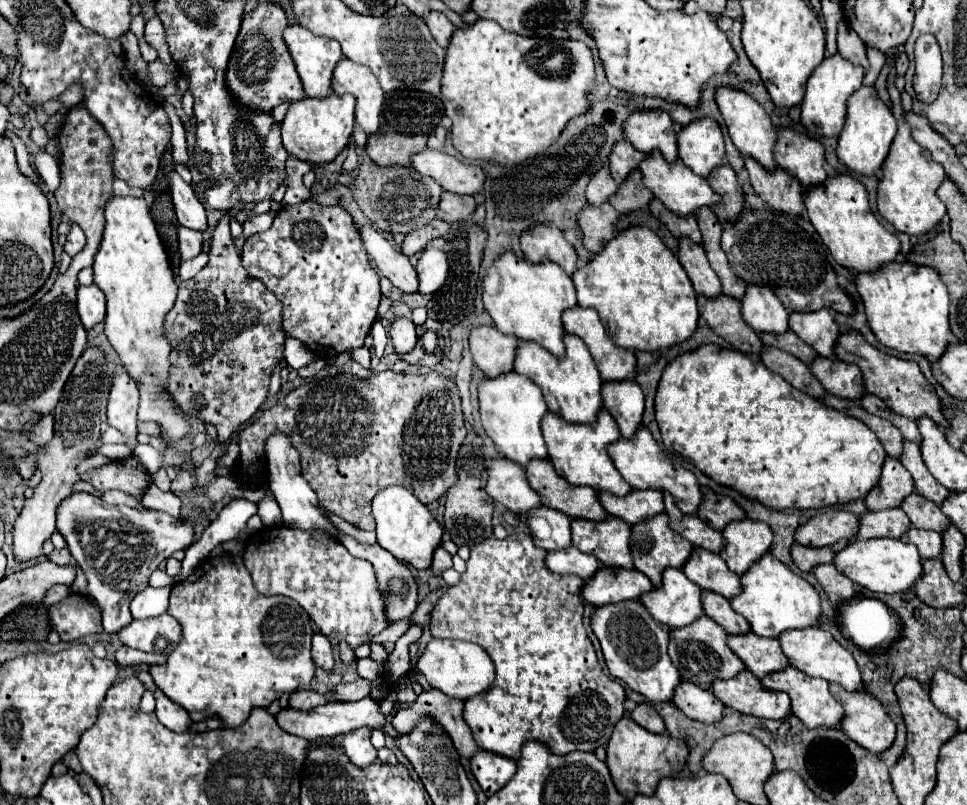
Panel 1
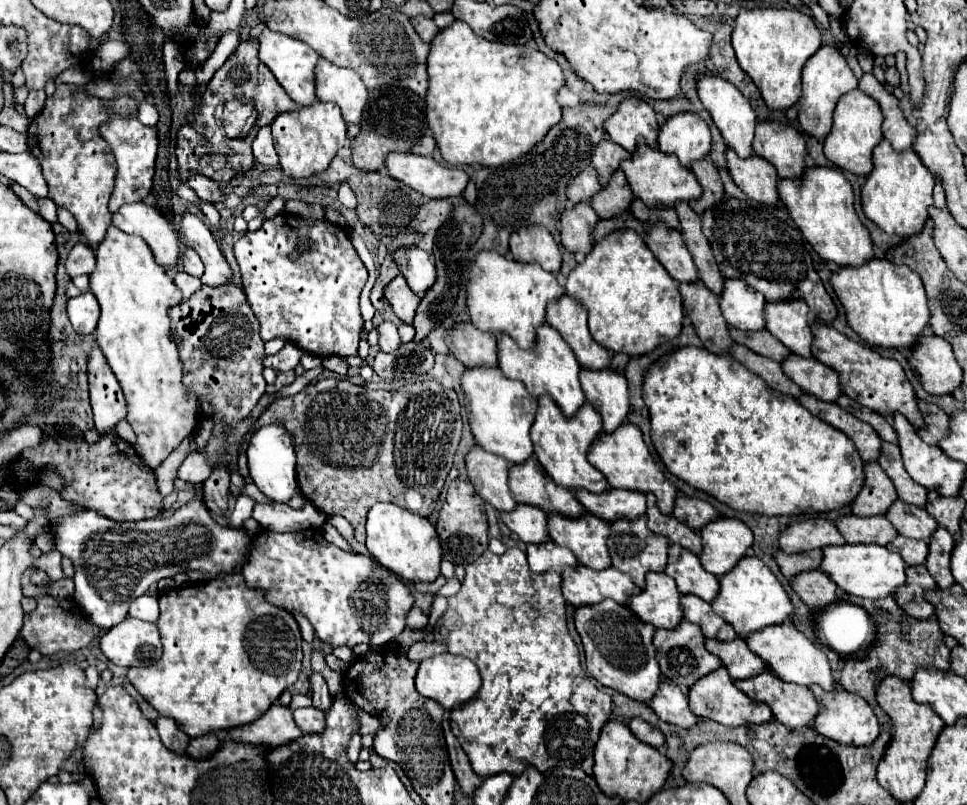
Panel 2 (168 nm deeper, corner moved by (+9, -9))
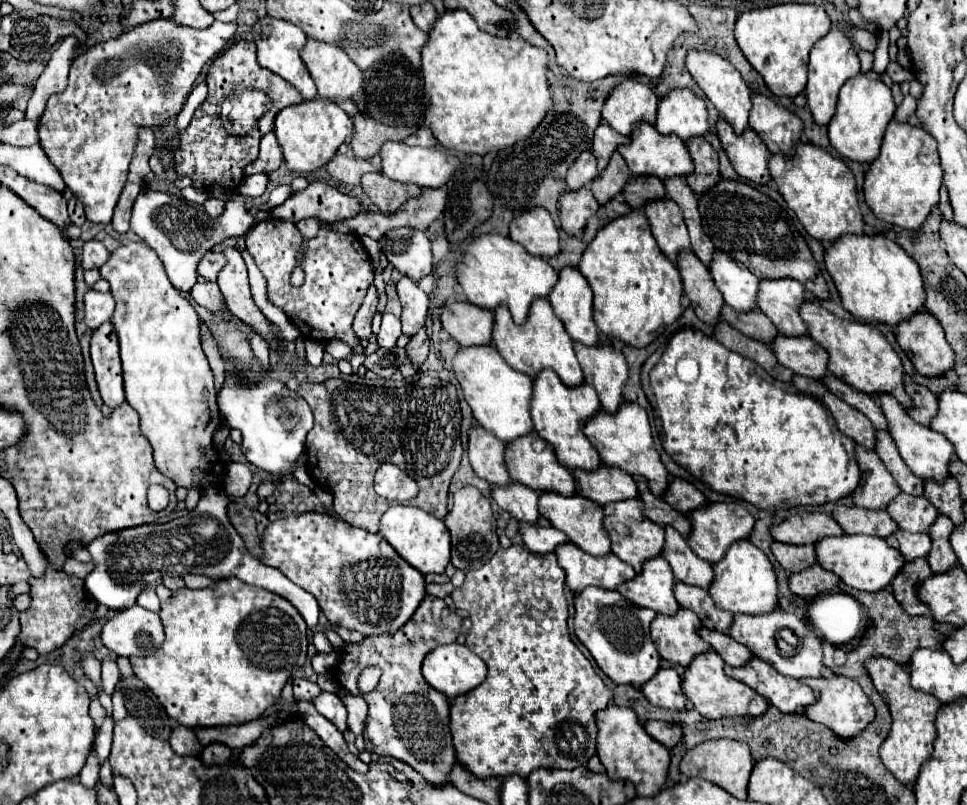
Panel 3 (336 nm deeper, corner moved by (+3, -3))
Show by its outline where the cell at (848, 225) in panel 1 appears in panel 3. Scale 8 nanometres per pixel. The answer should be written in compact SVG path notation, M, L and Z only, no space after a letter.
M797 143L795 157L773 155L769 161L769 171L779 187L779 193L811 237L823 243L835 243L843 235L863 235L865 223L859 211L855 177L843 161L831 157L827 151L815 145Z

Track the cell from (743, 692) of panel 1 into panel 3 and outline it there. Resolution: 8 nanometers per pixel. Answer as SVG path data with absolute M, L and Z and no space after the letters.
M707 651L695 657L693 663L685 669L683 693L693 703L693 707L707 719L721 719L721 717L735 717L735 715L753 715L753 717L763 715L767 711L767 701L751 687L725 675L723 669L725 669L723 657L715 651Z

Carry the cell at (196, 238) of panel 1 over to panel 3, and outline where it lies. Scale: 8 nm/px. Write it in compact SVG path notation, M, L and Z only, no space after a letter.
M207 251L207 255L203 255L203 259L199 261L199 275L207 281L215 281L217 273L221 271L221 267L225 265L225 257L219 251Z

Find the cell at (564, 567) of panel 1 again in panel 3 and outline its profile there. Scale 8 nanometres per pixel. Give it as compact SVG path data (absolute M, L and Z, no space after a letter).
M521 523L519 525L519 531L521 531L521 537L523 537L523 543L527 545L529 551L537 553L537 555L547 555L547 553L553 553L559 545L565 545L569 543L569 537L551 527L551 525L527 525L527 523Z

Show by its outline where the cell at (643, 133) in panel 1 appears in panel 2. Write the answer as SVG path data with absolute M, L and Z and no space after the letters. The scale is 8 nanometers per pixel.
M639 97L623 99L619 109L603 123L603 127L609 133L609 139L629 153L635 149L639 137L643 137L651 147L657 147L657 113Z

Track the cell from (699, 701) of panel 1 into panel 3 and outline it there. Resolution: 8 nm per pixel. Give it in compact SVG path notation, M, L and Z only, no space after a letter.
M671 667L659 669L655 679L649 679L641 687L641 691L649 699L649 703L655 707L675 709L675 711L687 709L687 699L681 691L681 677Z

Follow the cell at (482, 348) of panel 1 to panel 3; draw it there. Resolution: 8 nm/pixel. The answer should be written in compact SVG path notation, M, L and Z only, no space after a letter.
M455 301L441 309L441 325L461 347L491 345L495 317L491 311Z

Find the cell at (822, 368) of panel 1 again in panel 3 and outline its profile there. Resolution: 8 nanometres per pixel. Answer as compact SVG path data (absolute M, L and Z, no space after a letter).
M777 335L773 341L773 353L777 351L777 361L791 369L795 375L811 377L821 381L827 375L827 351L819 347L811 337L785 337Z

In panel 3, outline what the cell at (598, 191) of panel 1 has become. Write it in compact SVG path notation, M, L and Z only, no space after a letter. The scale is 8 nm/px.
M583 151L579 155L579 159L567 171L567 185L569 185L569 189L577 191L577 189L589 185L597 175L599 175L599 171L597 171L597 161L595 161L593 153Z

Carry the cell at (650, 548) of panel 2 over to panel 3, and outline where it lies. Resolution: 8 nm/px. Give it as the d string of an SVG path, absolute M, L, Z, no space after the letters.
M627 499L627 501L617 501L609 503L603 507L605 509L605 529L611 539L611 551L625 563L629 563L637 573L641 571L643 563L651 557L659 557L665 545L663 537L663 527L653 523L643 515L643 501L641 499Z

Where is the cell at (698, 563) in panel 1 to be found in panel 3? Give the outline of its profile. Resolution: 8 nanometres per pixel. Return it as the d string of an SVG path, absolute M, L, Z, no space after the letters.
M665 527L665 547L663 557L673 569L673 575L677 581L687 585L697 585L703 589L711 587L713 581L713 567L705 559L697 557L687 539L679 535L673 527Z

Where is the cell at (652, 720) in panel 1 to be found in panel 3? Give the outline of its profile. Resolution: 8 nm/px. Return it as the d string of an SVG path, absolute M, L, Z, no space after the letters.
M647 721L645 723L645 731L657 739L659 743L663 743L667 749L675 747L681 741L681 727L675 723L667 723L667 721Z

